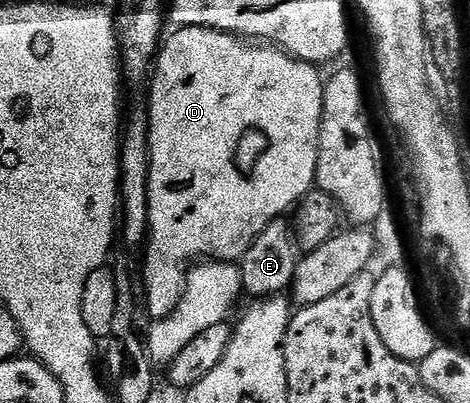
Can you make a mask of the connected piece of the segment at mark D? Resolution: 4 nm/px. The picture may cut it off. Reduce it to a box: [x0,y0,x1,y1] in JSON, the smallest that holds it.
[142,26,324,320]

